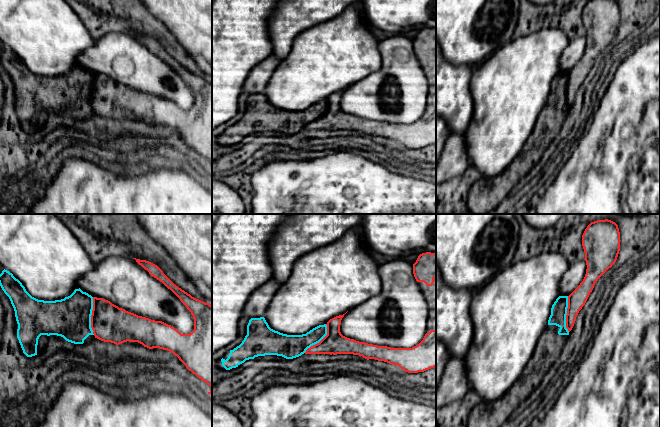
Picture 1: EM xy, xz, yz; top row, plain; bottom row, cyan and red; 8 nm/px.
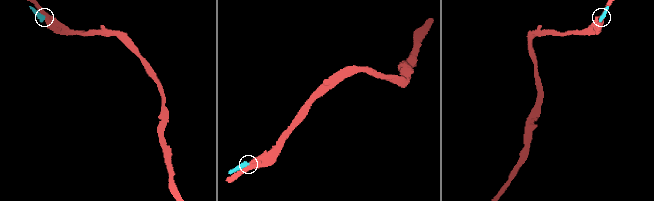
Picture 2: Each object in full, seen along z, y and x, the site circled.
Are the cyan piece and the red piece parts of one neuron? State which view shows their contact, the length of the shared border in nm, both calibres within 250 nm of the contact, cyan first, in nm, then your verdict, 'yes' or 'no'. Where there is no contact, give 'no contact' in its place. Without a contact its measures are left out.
xy | 300 nm | 320/300 nm | no

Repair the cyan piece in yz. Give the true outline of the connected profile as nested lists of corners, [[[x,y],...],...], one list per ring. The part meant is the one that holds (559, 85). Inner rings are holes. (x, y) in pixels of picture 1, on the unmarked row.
[[[559,72],[534,130],[512,163],[499,175],[477,179],[468,193],[467,206],[472,214],[487,214],[502,209],[515,185],[539,162],[552,140],[560,133],[568,115],[566,104],[568,72]]]

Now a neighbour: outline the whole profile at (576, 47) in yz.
[[[585,36],[570,39],[560,57],[559,72],[569,72],[583,57],[586,45]]]

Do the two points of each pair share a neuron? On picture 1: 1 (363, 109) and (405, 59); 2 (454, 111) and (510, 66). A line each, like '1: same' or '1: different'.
1: same
2: different

